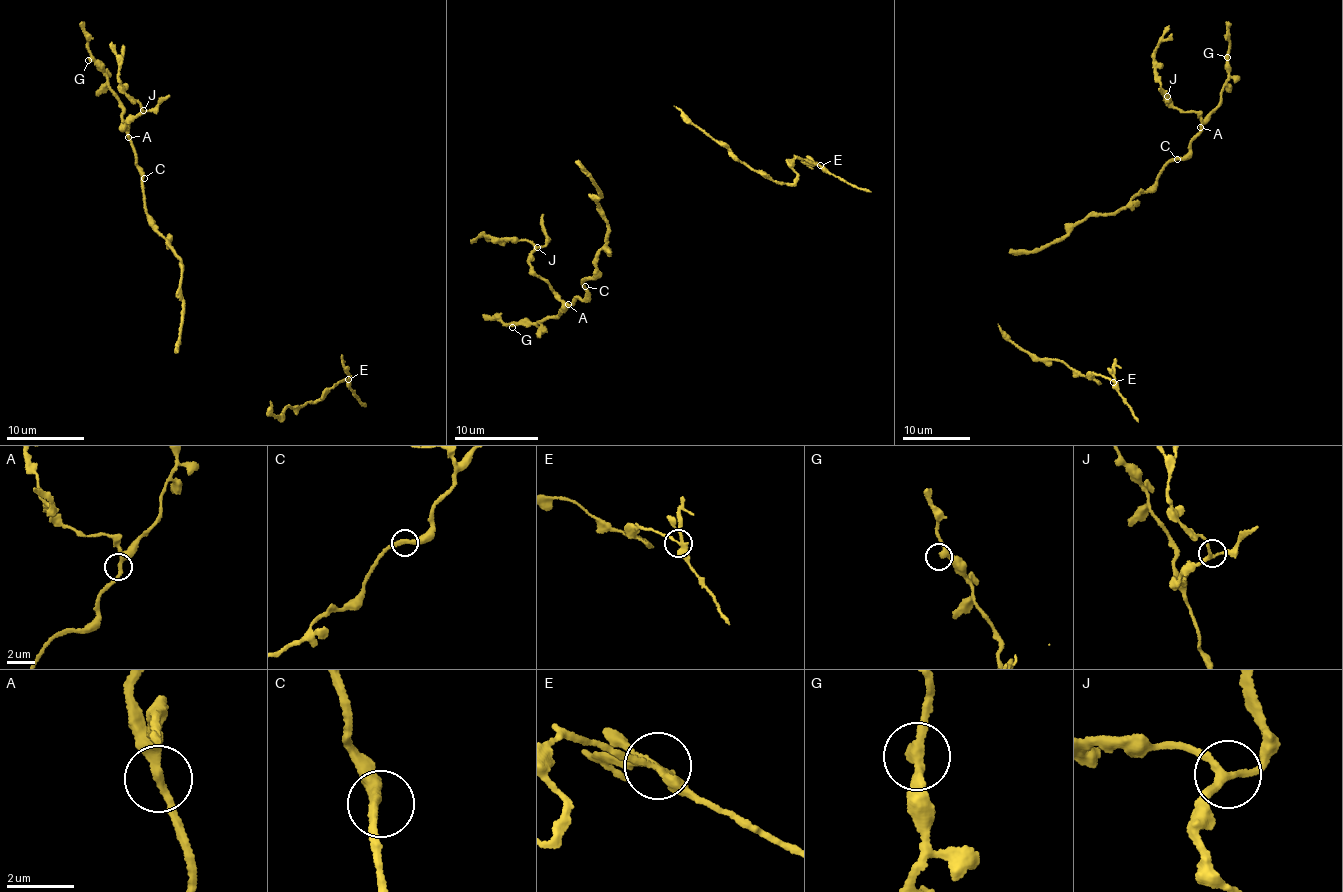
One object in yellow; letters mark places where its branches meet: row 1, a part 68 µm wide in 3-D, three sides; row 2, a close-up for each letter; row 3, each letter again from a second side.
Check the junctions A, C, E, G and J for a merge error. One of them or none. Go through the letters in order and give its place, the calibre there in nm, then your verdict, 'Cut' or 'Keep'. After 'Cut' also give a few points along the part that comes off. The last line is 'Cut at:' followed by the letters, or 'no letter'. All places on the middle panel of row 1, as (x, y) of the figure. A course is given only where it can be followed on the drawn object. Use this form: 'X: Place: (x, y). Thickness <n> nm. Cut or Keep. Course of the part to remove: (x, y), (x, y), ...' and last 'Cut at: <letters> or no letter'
A: Place: (568, 304). Thickness 220 nm. Keep
C: Place: (585, 286). Thickness 280 nm. Keep
E: Place: (820, 165). Thickness 280 nm. Cut. Course of the part to remove: (821, 166), (848, 185), (871, 191)
G: Place: (512, 327). Thickness 320 nm. Keep
J: Place: (537, 247). Thickness 220 nm. Keep
Cut at: E

